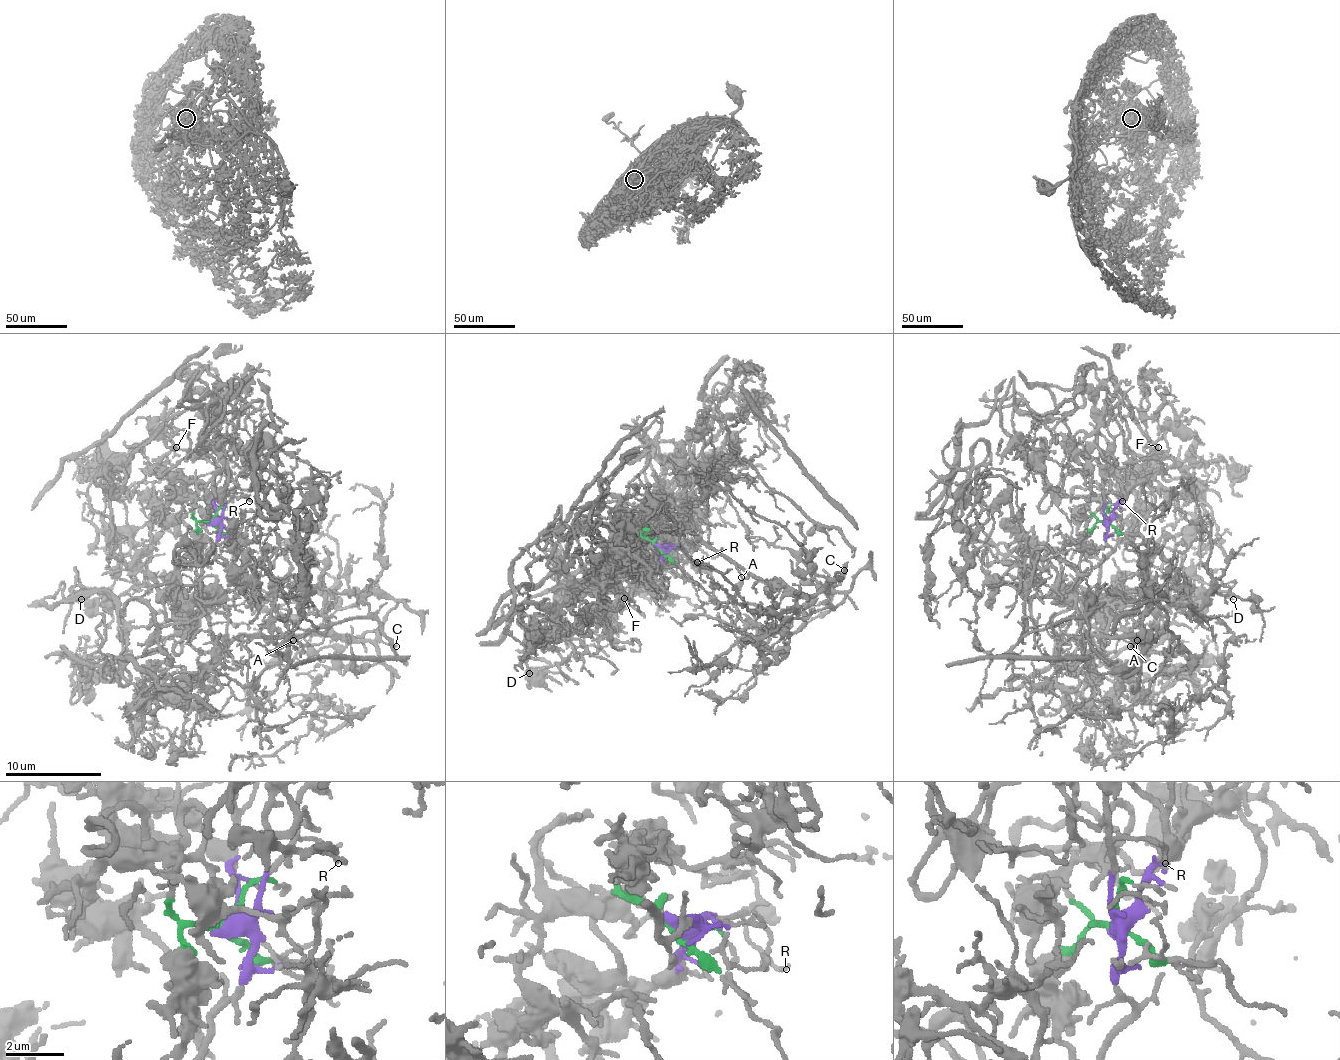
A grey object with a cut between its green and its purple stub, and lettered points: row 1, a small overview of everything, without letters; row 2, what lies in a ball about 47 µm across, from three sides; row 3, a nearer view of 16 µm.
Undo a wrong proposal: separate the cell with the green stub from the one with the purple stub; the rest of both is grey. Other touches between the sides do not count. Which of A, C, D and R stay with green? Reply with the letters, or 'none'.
D

